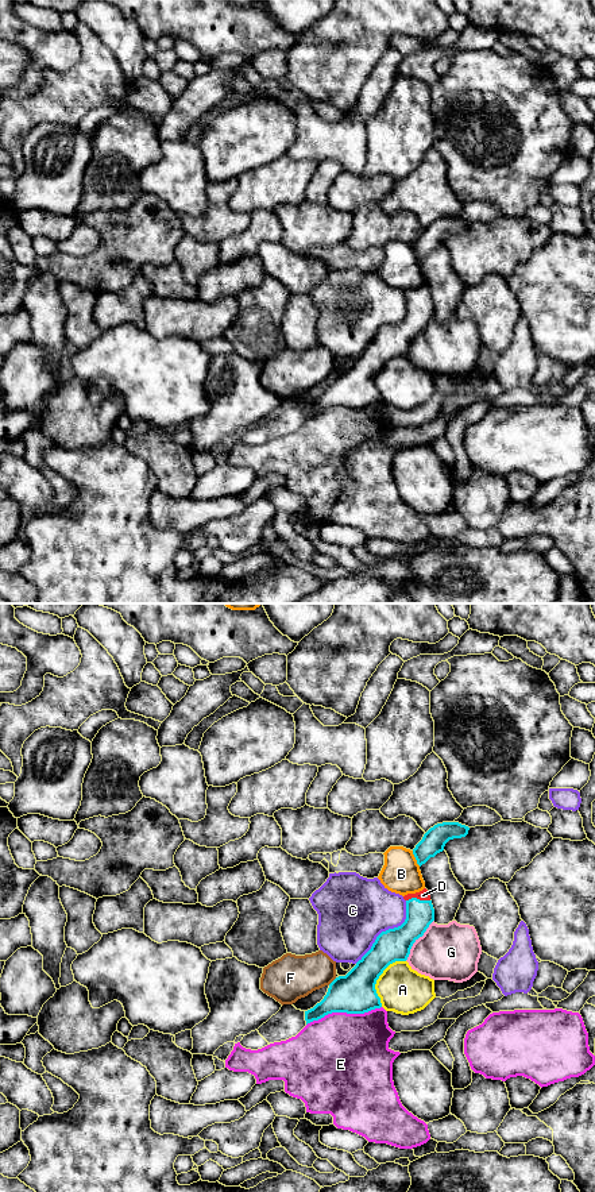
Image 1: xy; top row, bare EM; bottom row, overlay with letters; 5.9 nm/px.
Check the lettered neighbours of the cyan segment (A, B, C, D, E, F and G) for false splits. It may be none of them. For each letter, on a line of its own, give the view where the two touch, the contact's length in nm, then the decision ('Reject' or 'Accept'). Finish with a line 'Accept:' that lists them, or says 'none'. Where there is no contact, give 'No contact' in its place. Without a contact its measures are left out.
A: Touches cyan in xy. Shared border 320 nm. Reject
B: Touches cyan in xy. Shared border 110 nm. Reject
C: Touches cyan in xy. Shared border 480 nm. Reject
D: Touches cyan in xy. Shared border 140 nm. Accept
E: Touches cyan in xy. Shared border 460 nm. Reject
F: Touches cyan in xy. Shared border 70 nm. Reject
G: Touches cyan in xy. Shared border 300 nm. Reject
Accept: D

